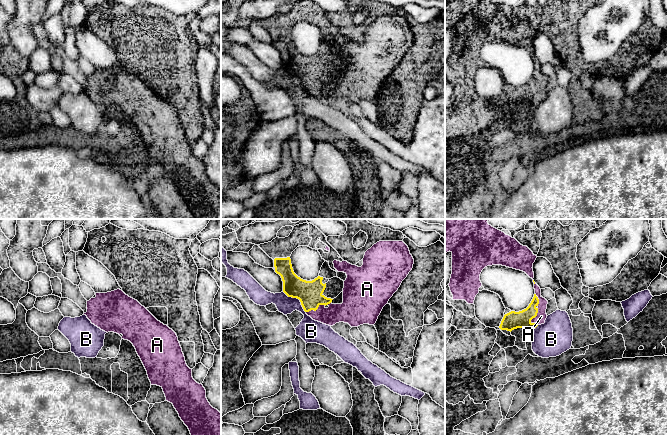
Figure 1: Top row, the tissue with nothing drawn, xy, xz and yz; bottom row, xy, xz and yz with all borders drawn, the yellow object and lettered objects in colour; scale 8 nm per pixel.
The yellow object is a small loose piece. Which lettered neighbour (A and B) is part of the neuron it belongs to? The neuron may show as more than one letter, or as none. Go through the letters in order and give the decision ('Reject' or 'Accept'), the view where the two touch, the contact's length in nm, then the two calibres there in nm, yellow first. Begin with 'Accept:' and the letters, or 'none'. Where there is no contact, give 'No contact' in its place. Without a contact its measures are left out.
Accept: A
A: Accept. Touches yellow in yz. Shared border 140 nm. Thickness 140 nm (yellow) against 80 nm
B: Reject. Touches yellow in xz. Shared border 260 nm. Thickness 200 nm (yellow) against 150 nm

